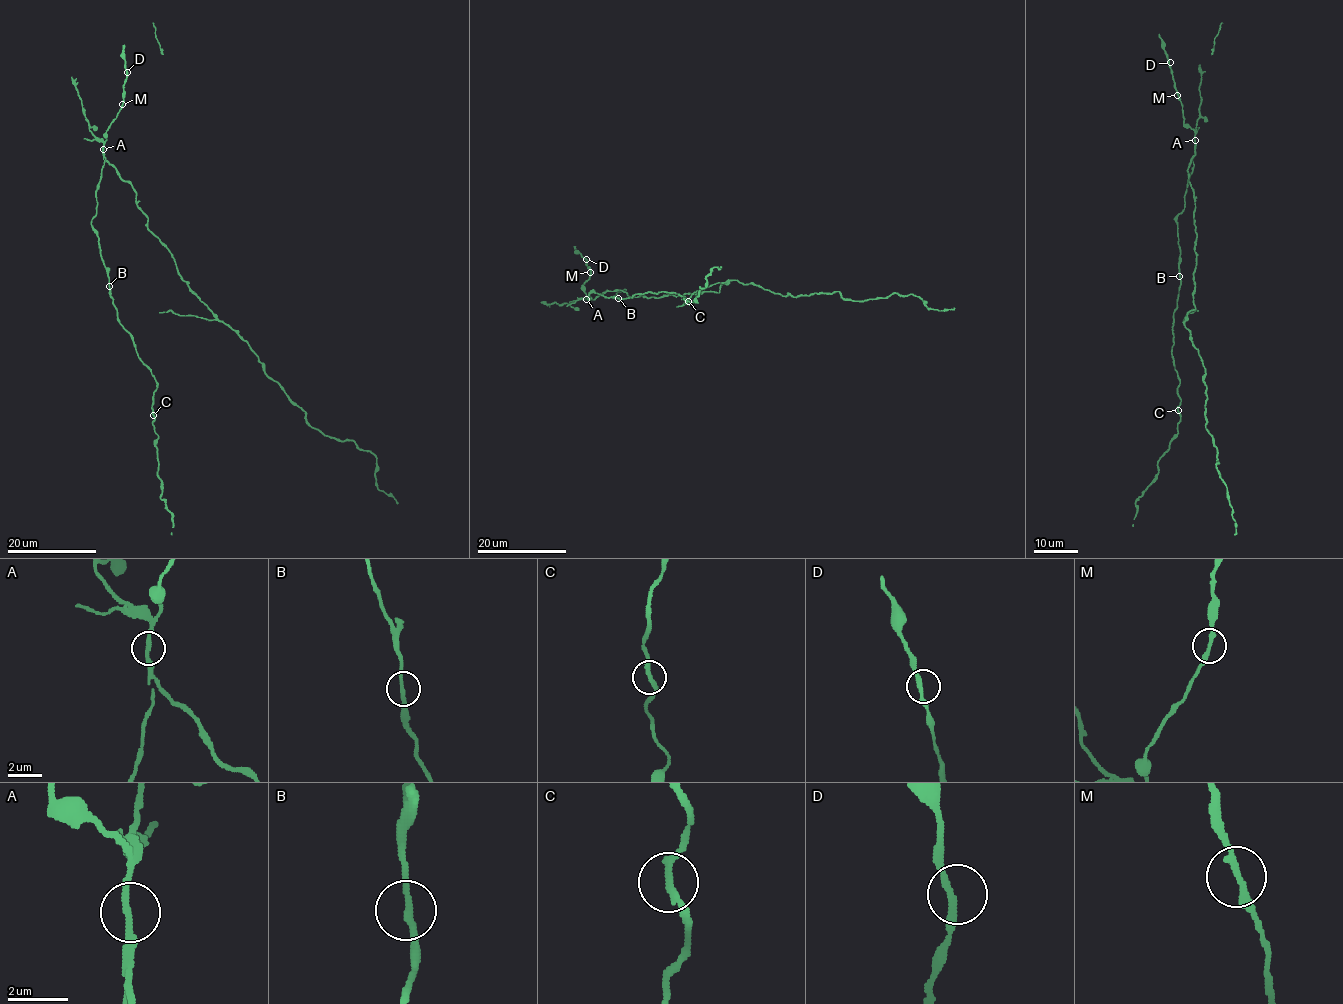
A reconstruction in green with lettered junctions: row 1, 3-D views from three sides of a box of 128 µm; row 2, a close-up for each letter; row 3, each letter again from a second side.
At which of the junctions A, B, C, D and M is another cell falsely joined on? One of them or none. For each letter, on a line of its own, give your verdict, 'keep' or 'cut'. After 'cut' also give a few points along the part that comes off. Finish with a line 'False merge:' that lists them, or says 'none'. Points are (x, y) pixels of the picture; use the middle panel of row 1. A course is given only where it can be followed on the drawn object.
A: cut | (586, 299), (717, 292), (730, 280), (794, 297), (898, 293), (954, 308)
B: keep
C: keep
D: keep
M: keep
False merge: A

